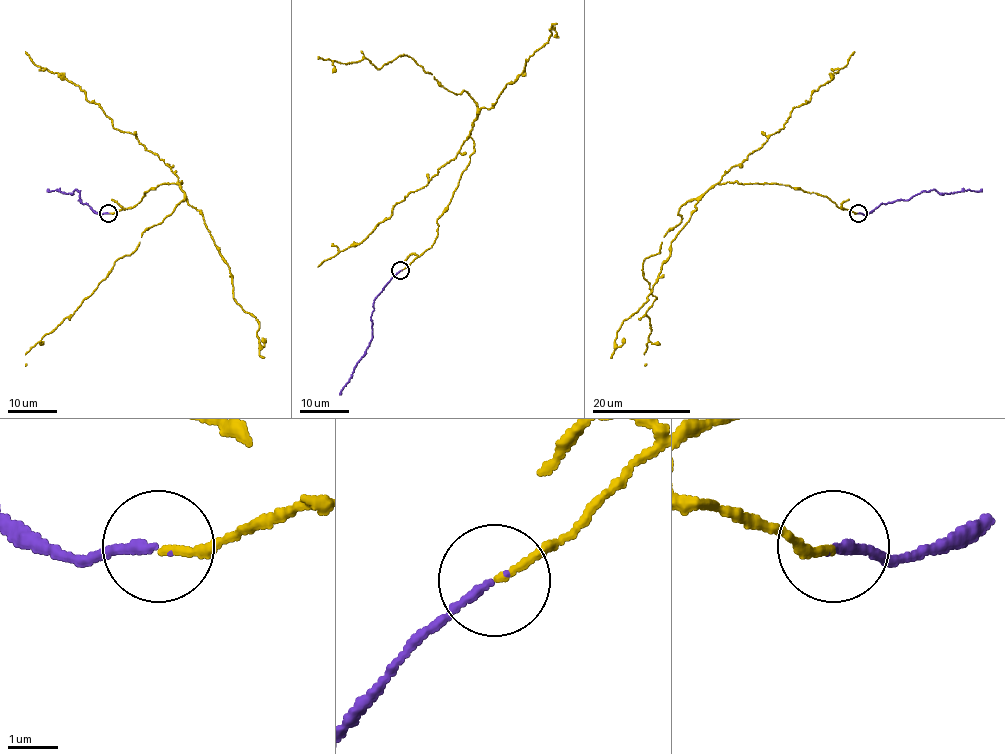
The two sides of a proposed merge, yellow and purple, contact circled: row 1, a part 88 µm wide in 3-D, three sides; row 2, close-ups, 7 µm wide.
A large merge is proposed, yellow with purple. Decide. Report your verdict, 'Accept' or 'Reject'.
Accept

